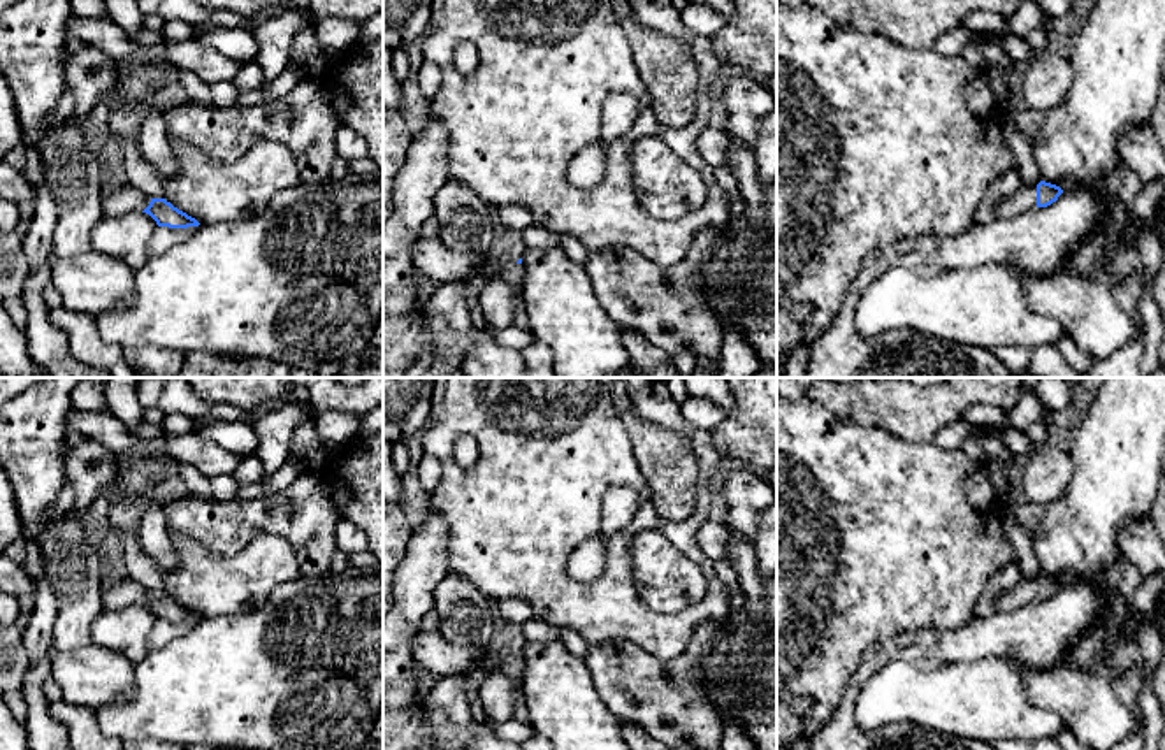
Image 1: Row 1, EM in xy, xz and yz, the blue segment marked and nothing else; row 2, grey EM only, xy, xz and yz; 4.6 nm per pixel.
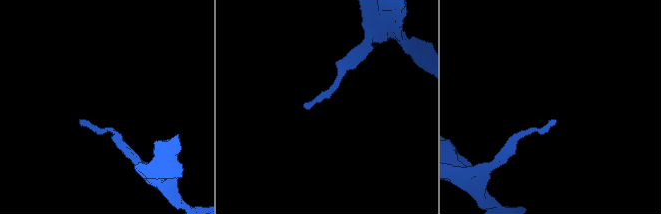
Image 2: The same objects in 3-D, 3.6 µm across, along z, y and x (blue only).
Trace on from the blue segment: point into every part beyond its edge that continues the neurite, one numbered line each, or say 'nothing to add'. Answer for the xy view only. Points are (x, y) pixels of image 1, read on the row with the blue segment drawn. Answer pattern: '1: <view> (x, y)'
1: xy (125, 199)

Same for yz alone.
1: yz (1025, 199)

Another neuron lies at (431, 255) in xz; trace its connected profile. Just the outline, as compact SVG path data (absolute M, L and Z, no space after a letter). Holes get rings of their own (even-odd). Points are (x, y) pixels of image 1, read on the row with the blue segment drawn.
M438 235L420 237L415 246L415 267L445 285L471 276L483 262L483 253L453 251Z

